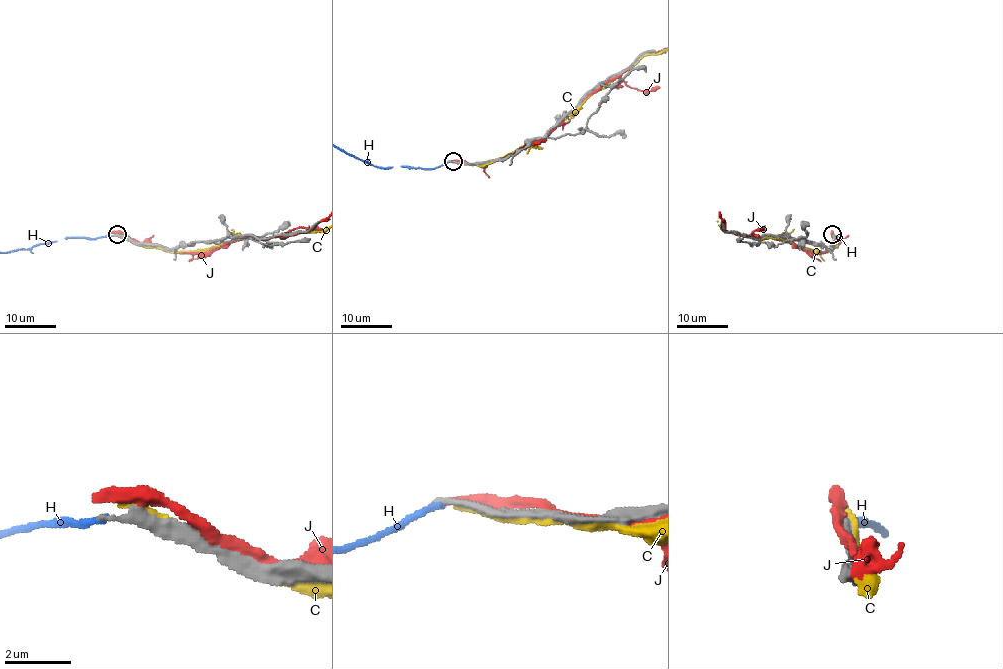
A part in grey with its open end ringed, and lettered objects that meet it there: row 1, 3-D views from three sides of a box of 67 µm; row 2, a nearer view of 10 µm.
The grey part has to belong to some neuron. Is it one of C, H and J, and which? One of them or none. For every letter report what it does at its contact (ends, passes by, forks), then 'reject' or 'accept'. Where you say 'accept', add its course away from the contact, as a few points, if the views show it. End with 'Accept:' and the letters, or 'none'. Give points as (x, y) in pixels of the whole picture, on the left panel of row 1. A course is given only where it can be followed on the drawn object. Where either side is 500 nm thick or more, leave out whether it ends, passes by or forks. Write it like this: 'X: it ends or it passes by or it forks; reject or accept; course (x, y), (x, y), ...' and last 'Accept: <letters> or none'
C: it passes by; reject
H: it ends; reject
J: it passes by; reject
Accept: none

